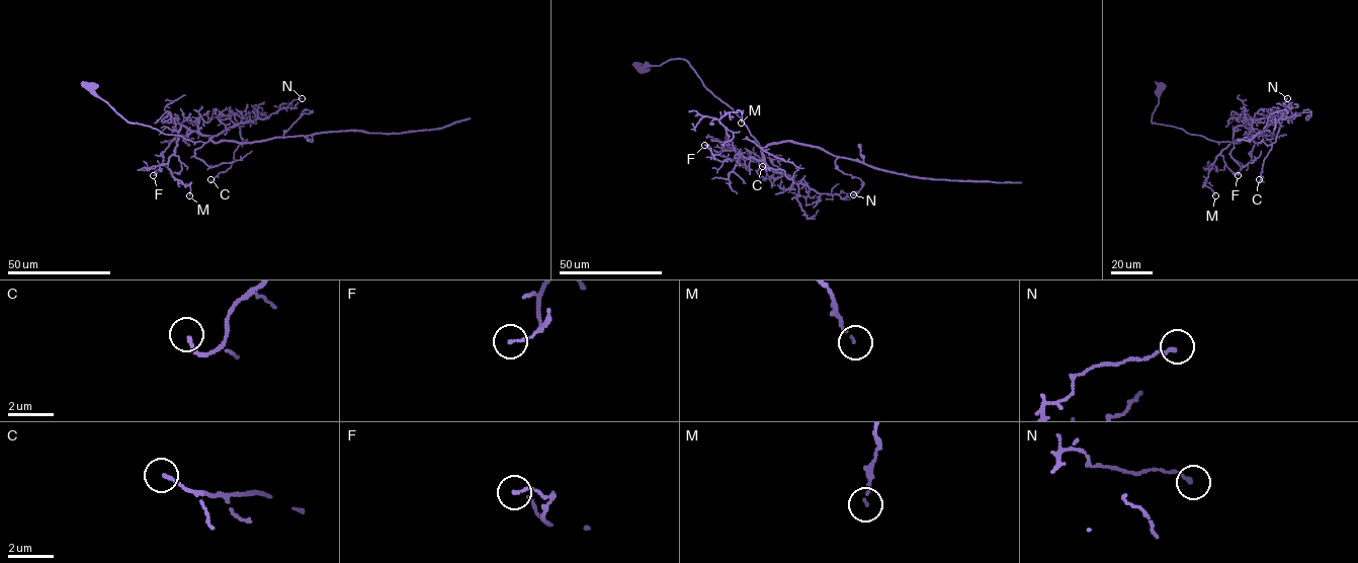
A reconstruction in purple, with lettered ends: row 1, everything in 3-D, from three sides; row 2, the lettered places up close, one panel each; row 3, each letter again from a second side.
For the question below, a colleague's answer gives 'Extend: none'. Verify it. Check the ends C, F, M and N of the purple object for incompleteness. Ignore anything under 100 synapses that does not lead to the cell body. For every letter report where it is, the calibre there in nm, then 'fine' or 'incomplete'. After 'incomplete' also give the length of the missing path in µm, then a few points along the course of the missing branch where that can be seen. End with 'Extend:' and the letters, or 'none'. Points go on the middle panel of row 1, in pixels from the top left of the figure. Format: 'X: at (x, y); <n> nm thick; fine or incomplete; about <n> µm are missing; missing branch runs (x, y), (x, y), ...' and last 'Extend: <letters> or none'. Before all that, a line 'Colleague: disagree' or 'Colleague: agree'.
Colleague: agree
C: at (762, 166); 140 nm thick; fine
F: at (704, 145); 110 nm thick; fine
M: at (741, 123); 90 nm thick; fine
N: at (853, 194); 140 nm thick; fine
Extend: none

